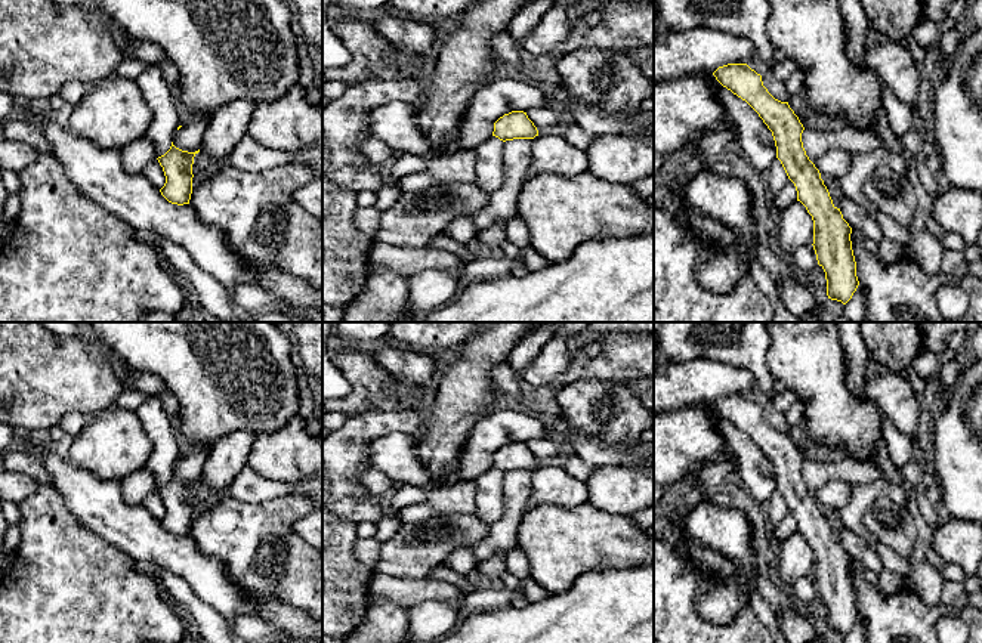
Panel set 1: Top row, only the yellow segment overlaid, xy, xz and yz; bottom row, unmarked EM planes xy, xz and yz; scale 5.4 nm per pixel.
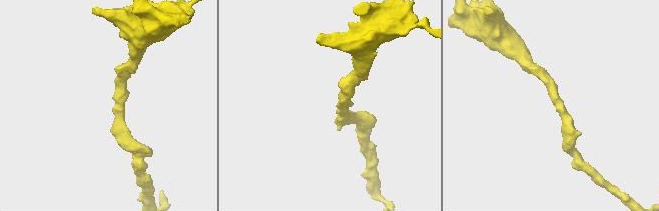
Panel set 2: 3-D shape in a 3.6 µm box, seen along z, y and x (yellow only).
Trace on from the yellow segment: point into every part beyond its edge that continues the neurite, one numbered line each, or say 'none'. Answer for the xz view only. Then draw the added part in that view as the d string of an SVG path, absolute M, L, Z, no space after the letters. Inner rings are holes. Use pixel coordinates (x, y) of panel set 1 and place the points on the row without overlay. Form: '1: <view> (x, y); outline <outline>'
none

